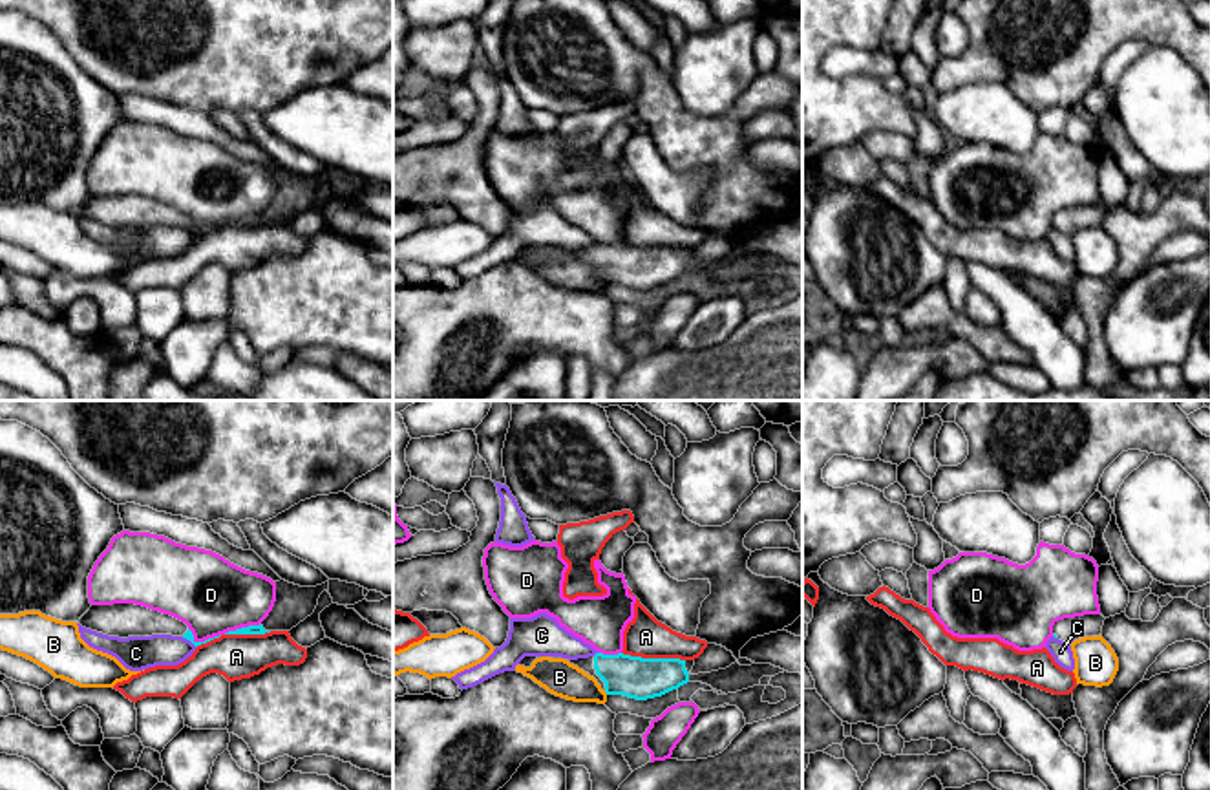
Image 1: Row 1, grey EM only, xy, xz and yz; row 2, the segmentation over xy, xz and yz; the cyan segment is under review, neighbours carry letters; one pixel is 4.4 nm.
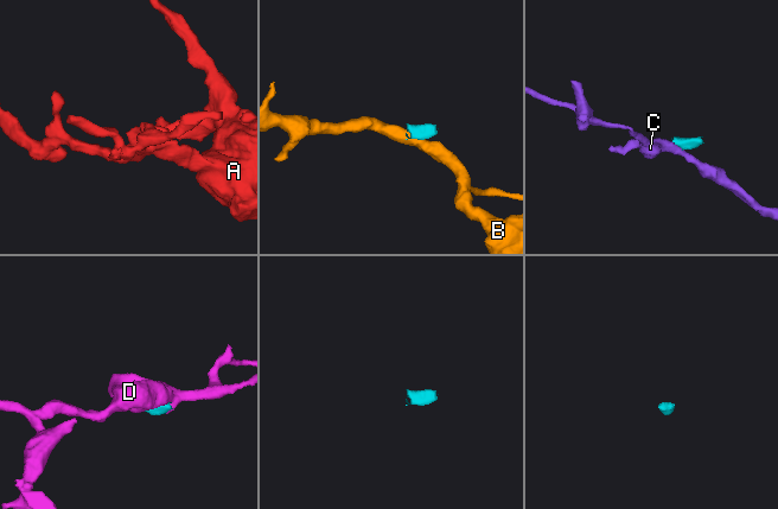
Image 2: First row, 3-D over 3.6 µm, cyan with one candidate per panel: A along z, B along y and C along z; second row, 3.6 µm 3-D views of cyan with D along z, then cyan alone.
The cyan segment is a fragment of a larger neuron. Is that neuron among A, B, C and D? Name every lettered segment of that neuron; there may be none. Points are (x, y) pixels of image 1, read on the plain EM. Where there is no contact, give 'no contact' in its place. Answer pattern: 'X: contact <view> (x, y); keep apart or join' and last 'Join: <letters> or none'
A: contact xz (653, 249); keep apart
B: contact xz (605, 282); keep apart
C: contact xy (189, 229); keep apart
D: contact xy (242, 218); keep apart
Join: none

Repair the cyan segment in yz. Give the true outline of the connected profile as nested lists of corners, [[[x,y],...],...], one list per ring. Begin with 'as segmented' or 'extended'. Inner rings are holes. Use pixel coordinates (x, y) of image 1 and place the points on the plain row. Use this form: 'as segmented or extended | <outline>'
extended | [[[1102,205],[1064,208],[1055,212],[1053,227],[1071,236],[1078,229],[1102,225],[1104,210]]]

